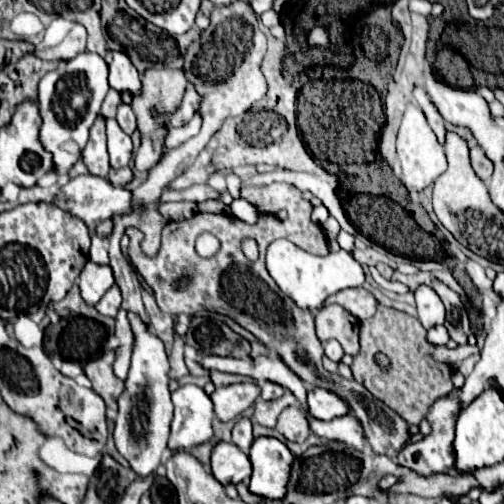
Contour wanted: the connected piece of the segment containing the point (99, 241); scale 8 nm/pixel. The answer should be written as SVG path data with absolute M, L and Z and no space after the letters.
M91 233L91 251L89 251L89 261L97 265L109 265L109 255L107 255L107 239L99 237L97 233Z

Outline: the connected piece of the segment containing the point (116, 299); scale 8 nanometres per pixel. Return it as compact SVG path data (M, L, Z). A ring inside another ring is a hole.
M113 285L113 287L101 297L101 301L95 305L95 309L97 309L101 315L105 315L105 317L115 317L117 311L121 309L121 291L119 291L119 287Z

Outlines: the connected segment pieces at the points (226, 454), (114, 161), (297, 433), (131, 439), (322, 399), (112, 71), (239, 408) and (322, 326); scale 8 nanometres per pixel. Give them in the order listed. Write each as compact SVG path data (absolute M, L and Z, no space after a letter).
M221 441L211 451L211 471L221 485L237 485L251 477L251 461L237 445Z
M106 119L107 150L111 155L111 167L121 169L133 157L131 137L125 134L116 119Z
M287 407L283 409L283 413L279 415L277 427L275 427L287 441L295 441L295 443L303 443L311 429L309 429L309 421L305 417L305 413L299 407Z
M129 313L129 323L135 333L135 349L131 357L131 369L125 381L125 393L119 397L119 413L115 421L115 445L119 453L129 461L139 479L145 479L157 471L161 457L167 449L169 425L173 417L173 403L169 393L169 361L159 337L155 337L147 325Z
M309 389L307 405L309 405L309 415L321 421L331 421L335 417L349 413L345 401L341 401L341 397L333 397L333 393L329 393L327 389Z
M113 51L113 61L109 65L109 85L119 93L141 93L141 75L125 51Z
M235 383L235 385L217 387L211 395L211 401L215 407L215 417L223 423L235 419L235 415L243 413L247 407L251 407L255 403L259 393L261 391L255 383Z
M329 305L315 317L317 337L321 343L337 339L345 353L359 353L359 321L341 305Z

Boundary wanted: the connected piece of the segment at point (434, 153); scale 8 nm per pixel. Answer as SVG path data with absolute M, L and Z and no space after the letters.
M409 103L405 109L405 115L399 127L399 135L397 135L397 155L399 155L399 163L403 169L403 181L411 193L425 189L445 171L445 165L447 165L445 151L441 143L437 141L435 133L431 131L423 111L415 103Z

